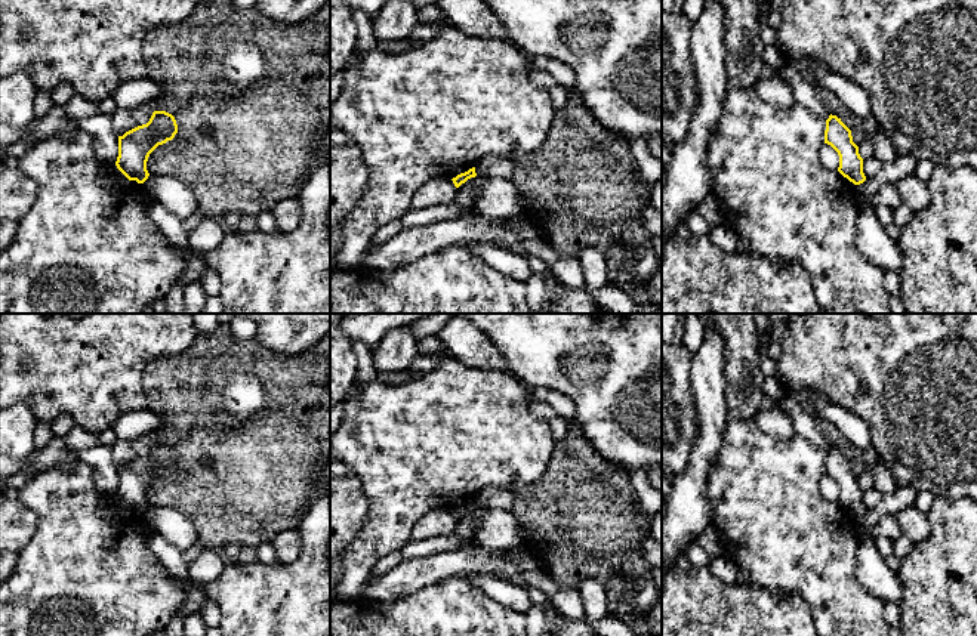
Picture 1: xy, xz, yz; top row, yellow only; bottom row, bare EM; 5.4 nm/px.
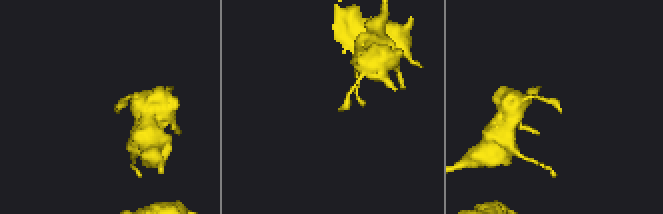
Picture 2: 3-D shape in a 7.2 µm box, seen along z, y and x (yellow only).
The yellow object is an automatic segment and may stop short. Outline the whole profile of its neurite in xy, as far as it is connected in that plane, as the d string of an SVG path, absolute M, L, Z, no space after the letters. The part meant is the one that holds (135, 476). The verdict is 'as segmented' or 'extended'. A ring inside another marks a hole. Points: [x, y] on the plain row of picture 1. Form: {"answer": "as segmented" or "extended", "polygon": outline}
{"answer": "as segmented", "polygon": "M154 442L147 456L138 457L118 467L117 500L129 510L144 515L150 504L147 493L158 478L172 472L178 464L178 456L172 445Z"}

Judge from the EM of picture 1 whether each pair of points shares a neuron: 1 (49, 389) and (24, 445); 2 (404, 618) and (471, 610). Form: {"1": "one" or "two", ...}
{"1": "two", "2": "one"}

